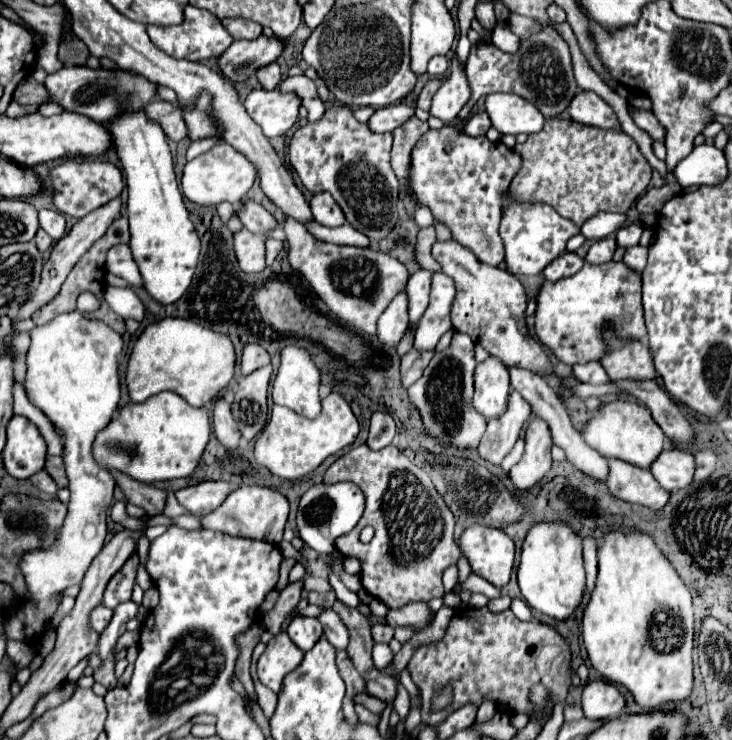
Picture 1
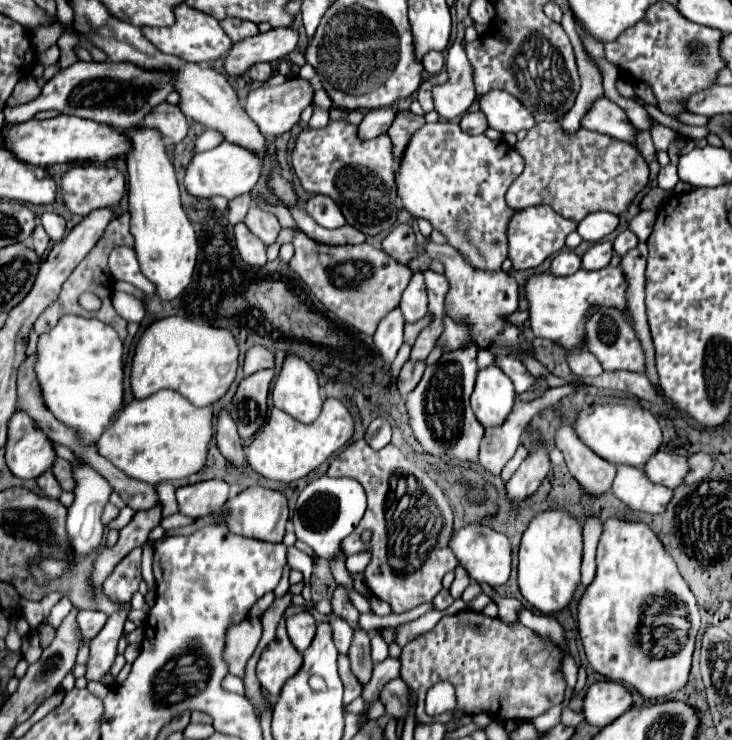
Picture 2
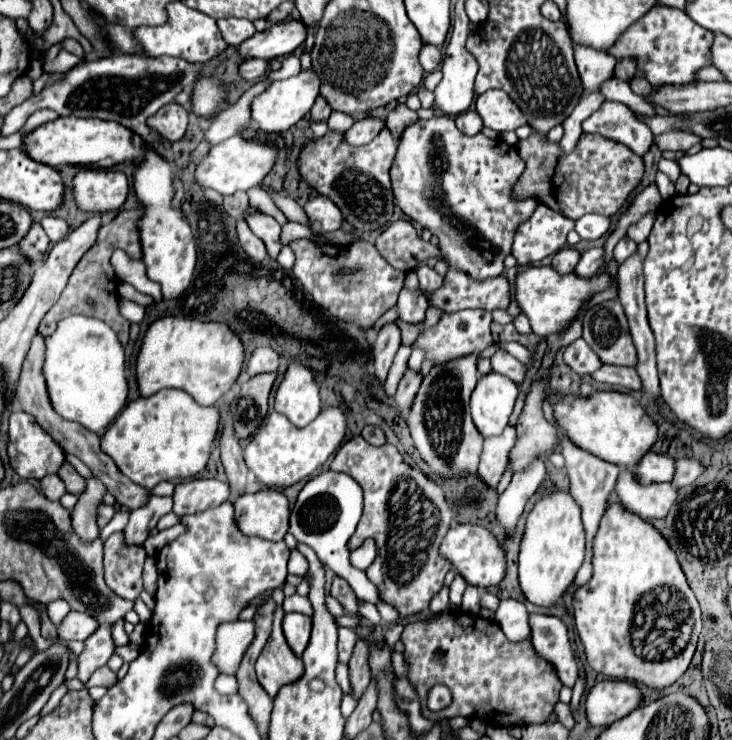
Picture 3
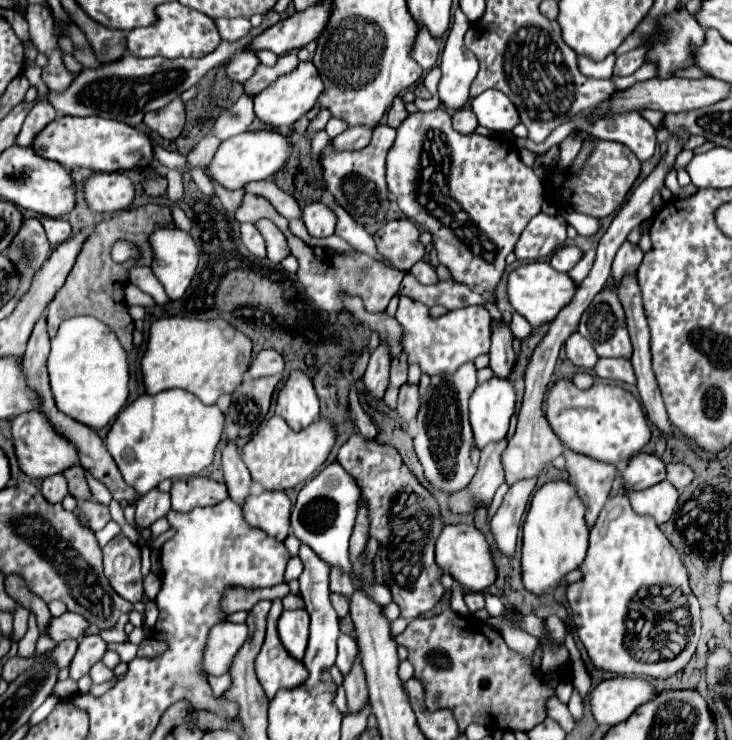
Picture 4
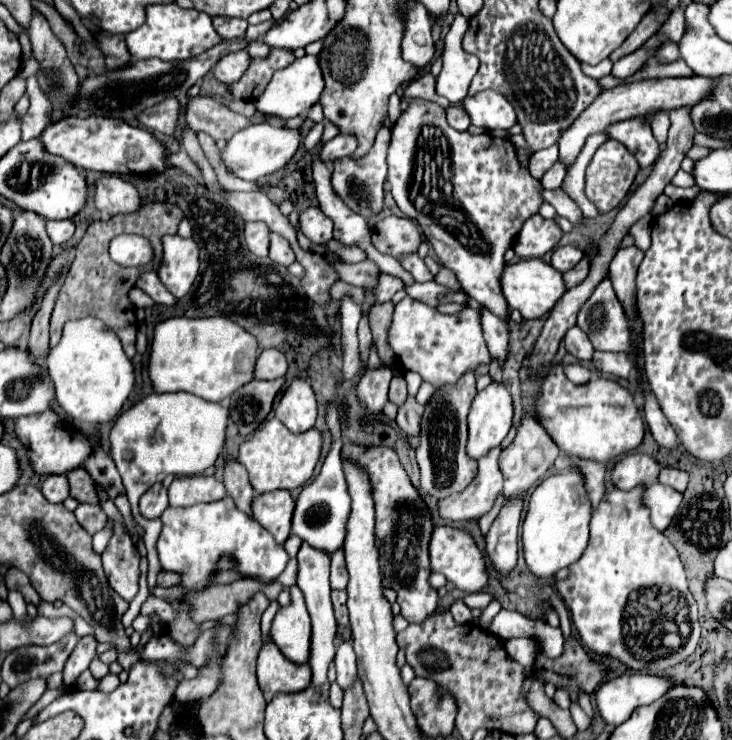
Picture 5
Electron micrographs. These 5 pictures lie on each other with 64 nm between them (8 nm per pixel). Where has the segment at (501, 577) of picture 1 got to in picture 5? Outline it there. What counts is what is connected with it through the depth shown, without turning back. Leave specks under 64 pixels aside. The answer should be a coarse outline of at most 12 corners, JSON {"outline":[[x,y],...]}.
{"outline":[[438,526],[432,572],[464,592],[488,582],[484,552],[472,534]]}

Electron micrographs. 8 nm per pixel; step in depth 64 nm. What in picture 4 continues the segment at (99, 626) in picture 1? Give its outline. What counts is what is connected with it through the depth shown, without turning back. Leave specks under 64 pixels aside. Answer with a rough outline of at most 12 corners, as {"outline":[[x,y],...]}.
{"outline":[[76,612],[52,618],[48,634],[56,640],[80,640],[88,620]]}

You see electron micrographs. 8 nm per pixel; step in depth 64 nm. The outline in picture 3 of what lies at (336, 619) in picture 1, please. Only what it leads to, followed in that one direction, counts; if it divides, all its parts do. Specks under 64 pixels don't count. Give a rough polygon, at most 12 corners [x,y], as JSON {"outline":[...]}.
{"outline":[[338,628],[340,662],[348,662],[356,644],[352,628]]}

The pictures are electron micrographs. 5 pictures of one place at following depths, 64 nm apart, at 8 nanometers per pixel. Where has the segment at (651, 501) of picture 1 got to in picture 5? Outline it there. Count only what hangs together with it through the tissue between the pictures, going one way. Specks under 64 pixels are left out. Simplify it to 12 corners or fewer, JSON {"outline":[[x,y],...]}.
{"outline":[[650,484],[642,506],[664,532],[682,494],[666,484]]}

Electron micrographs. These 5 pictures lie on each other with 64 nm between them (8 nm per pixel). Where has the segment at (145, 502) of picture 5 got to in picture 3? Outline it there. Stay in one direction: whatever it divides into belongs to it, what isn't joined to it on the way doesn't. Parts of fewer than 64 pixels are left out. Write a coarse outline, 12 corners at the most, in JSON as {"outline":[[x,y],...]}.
{"outline":[[150,496],[130,514],[124,544],[142,546],[172,498]]}

